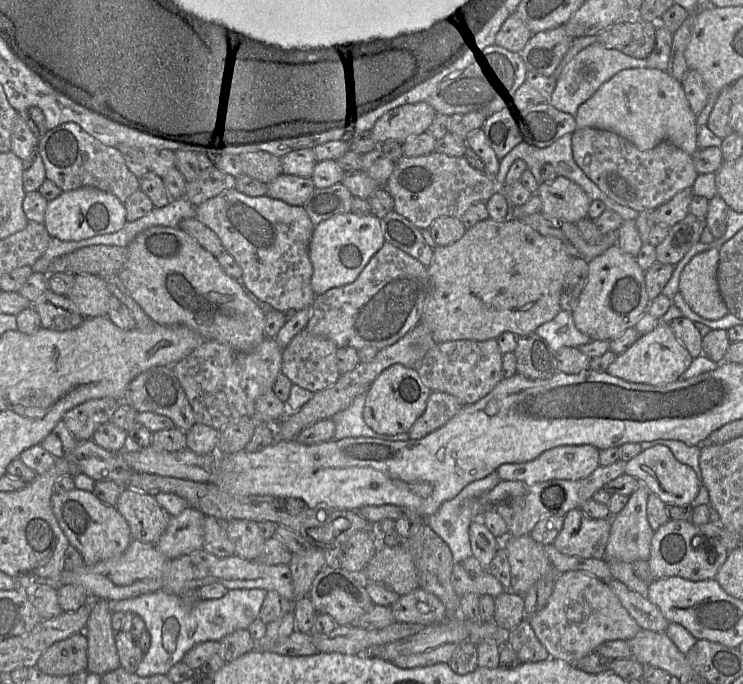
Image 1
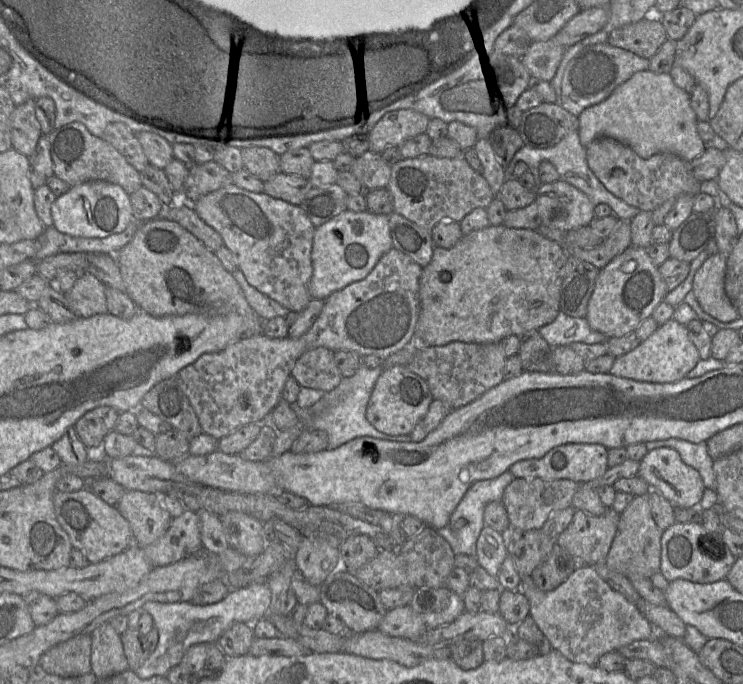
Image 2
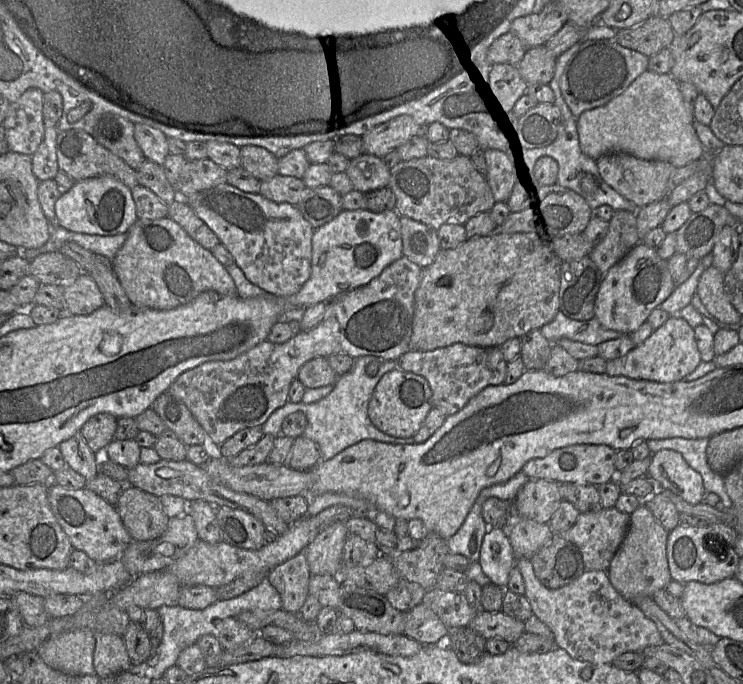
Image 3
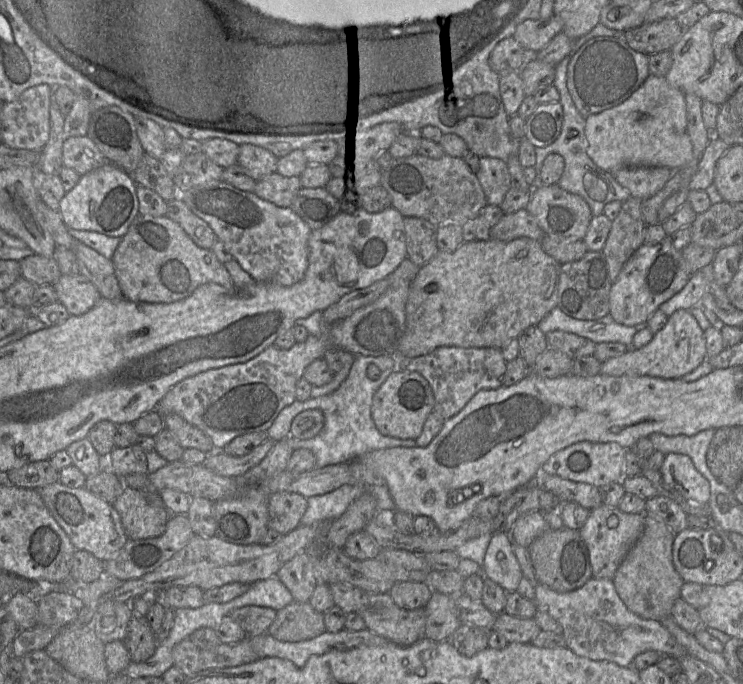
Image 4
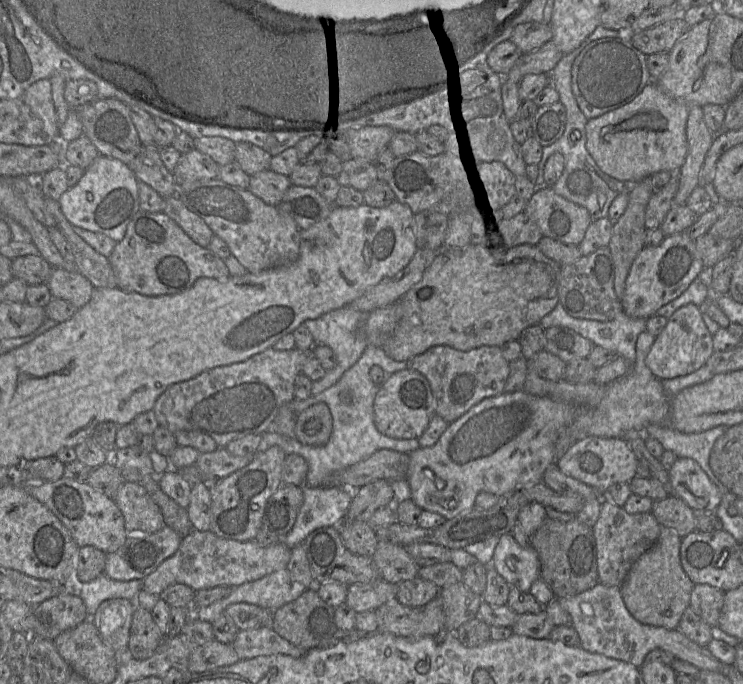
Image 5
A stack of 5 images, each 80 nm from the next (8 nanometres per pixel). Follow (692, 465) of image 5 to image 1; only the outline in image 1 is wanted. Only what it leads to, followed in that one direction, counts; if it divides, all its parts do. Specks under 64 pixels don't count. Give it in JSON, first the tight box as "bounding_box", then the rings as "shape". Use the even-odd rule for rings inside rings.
{"bounding_box":[624,445,700,505],"shape":[[[662,445],[641,451],[626,463],[624,474],[636,478],[650,493],[657,495],[666,505],[691,504],[700,490],[694,470],[677,461],[670,449]]]}

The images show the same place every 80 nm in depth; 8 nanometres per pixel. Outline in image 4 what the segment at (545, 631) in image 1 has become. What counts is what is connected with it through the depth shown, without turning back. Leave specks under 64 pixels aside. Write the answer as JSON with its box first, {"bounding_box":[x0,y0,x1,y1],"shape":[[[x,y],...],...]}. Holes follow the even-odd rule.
{"bounding_box":[512,542,689,667],"shape":[[[515,542],[512,546],[523,577],[535,587],[534,603],[538,611],[546,611],[560,623],[566,647],[576,655],[591,660],[614,662],[622,667],[631,667],[634,658],[648,650],[674,658],[689,655],[660,621],[644,619],[631,612],[617,594],[611,579],[592,577],[584,586],[570,592],[560,593],[537,580],[528,548]]]}

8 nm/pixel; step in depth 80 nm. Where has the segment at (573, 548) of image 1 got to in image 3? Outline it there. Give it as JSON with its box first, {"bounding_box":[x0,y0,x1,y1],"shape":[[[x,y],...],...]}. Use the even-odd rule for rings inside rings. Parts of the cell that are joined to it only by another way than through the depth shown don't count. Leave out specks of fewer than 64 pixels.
{"bounding_box":[558,507,630,571],"shape":[[[612,507],[602,508],[597,512],[580,513],[575,524],[558,536],[573,542],[581,551],[586,570],[606,571],[622,544],[630,523],[630,514]]]}

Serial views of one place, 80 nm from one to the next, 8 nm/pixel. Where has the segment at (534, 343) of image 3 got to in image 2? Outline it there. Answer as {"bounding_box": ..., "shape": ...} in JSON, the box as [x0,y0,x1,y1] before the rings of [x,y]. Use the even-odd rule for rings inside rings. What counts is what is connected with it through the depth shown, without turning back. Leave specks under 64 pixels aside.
{"bounding_box":[517,330,552,372],"shape":[[[532,330],[519,337],[517,356],[520,358],[522,370],[528,372],[552,372],[552,348],[540,336],[537,330]]]}

